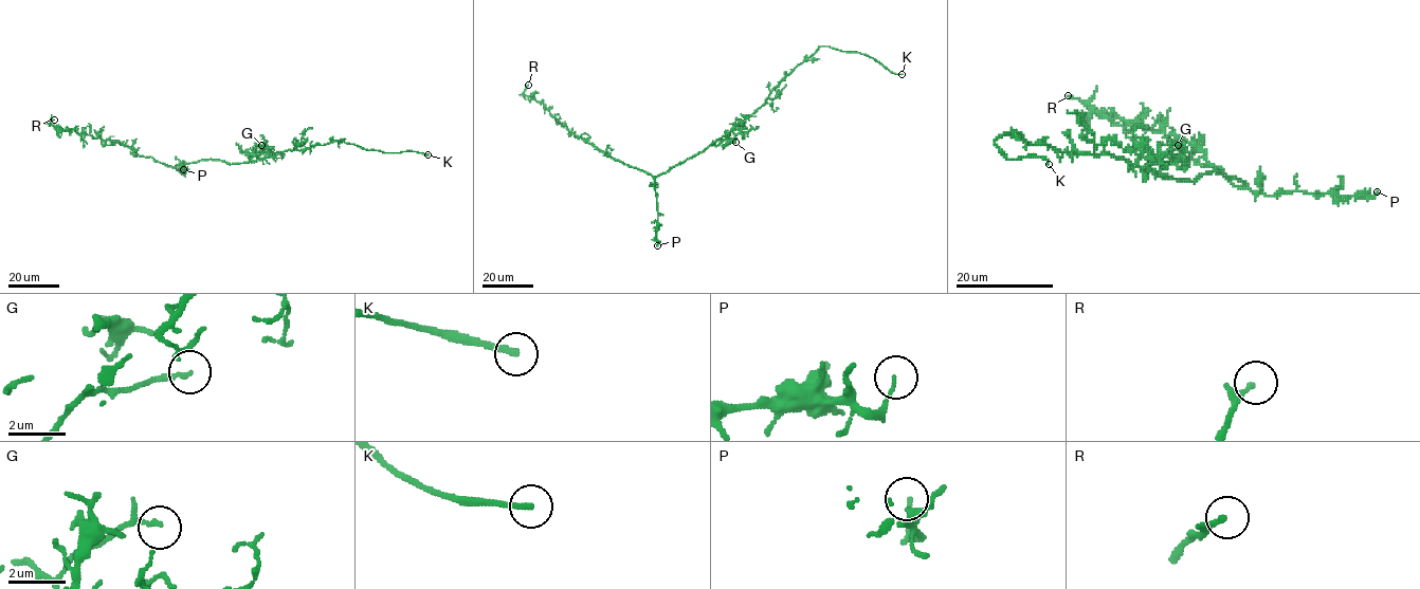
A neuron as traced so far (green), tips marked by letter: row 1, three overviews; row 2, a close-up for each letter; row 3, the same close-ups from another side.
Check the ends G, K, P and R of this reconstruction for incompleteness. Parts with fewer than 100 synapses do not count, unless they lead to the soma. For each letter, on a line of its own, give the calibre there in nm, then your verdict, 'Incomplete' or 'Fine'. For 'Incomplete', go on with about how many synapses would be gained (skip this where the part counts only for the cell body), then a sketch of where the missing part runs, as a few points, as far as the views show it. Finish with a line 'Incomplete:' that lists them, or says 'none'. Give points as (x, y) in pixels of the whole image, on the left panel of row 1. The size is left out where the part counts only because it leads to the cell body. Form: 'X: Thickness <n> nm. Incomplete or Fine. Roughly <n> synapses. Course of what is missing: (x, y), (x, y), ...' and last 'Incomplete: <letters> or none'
G: Thickness 100 nm. Fine
K: Thickness 200 nm. Incomplete. Course of what is missing: (428, 154), (453, 154)
P: Thickness 110 nm. Fine
R: Thickness 220 nm. Fine
Incomplete: K

